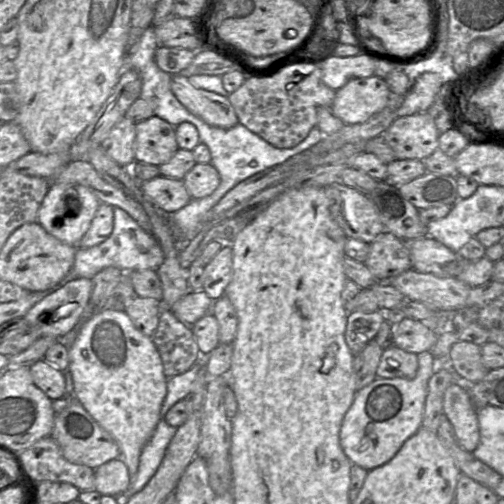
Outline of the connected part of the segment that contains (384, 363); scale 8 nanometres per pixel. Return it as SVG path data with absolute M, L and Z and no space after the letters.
M391 346L383 351L376 374L378 378L384 379L413 379L417 371L418 356L416 354Z

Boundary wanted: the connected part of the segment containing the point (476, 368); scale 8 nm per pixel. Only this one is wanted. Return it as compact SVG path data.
M471 342L455 343L447 359L459 376L473 383L483 380L489 372L482 361L481 347Z

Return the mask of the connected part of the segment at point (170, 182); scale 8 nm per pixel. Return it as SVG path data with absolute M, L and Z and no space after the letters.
M159 175L141 182L141 187L146 196L168 215L180 210L192 199L183 180L179 179Z

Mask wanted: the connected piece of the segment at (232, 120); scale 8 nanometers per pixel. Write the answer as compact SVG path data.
M172 76L171 91L189 112L211 126L229 129L239 123L237 114L227 97L195 88L185 76Z

